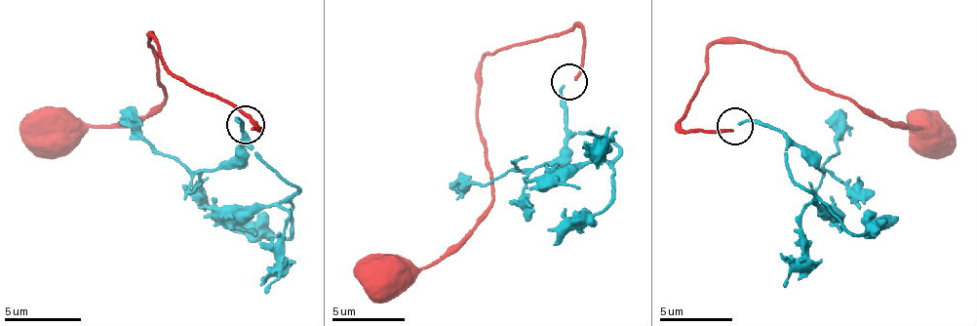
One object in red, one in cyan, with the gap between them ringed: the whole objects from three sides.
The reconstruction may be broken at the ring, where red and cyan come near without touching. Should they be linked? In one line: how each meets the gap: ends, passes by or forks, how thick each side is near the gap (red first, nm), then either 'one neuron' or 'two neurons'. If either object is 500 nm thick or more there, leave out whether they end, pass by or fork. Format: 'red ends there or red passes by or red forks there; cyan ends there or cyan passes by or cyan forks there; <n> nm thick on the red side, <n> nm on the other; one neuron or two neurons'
red ends there; cyan ends there; 220 nm thick on the red side, 180 nm on the other; two neurons

